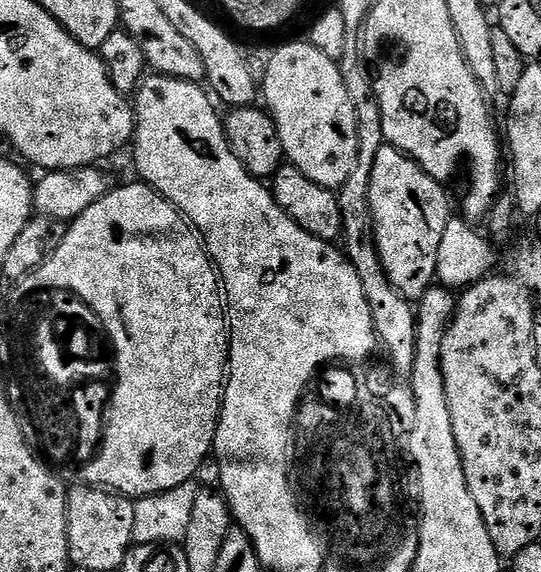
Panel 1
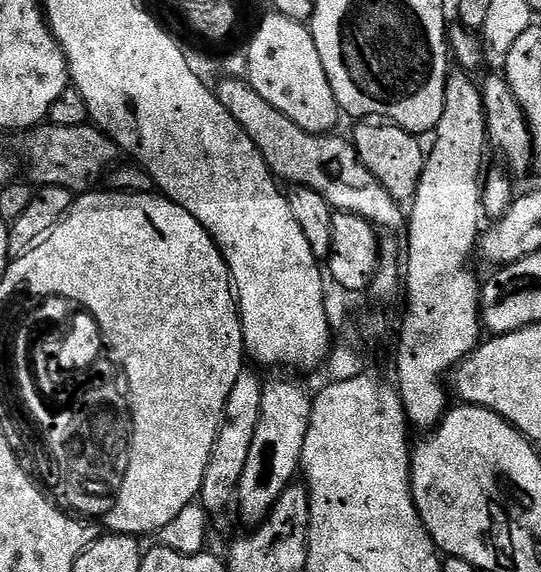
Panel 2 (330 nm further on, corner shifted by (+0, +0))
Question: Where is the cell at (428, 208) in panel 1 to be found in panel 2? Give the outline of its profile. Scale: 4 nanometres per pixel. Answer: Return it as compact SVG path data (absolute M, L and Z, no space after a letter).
M360 122L357 124L360 125L350 133L350 139L356 148L362 166L366 166L366 170L370 170L370 174L374 174L374 178L378 178L378 182L387 190L390 198L401 202L410 202L416 197L418 182L422 178L422 170L426 159L425 145L420 145L421 141L417 137L406 130L402 130L397 124L387 122Z

